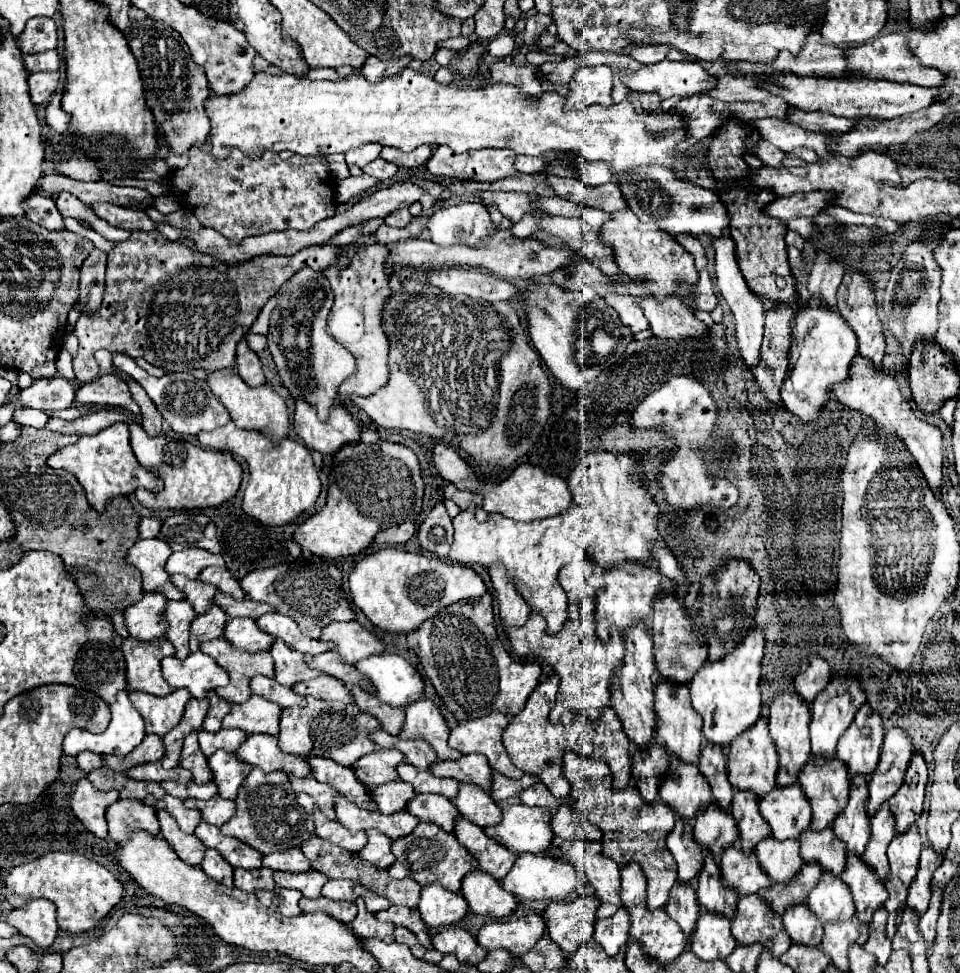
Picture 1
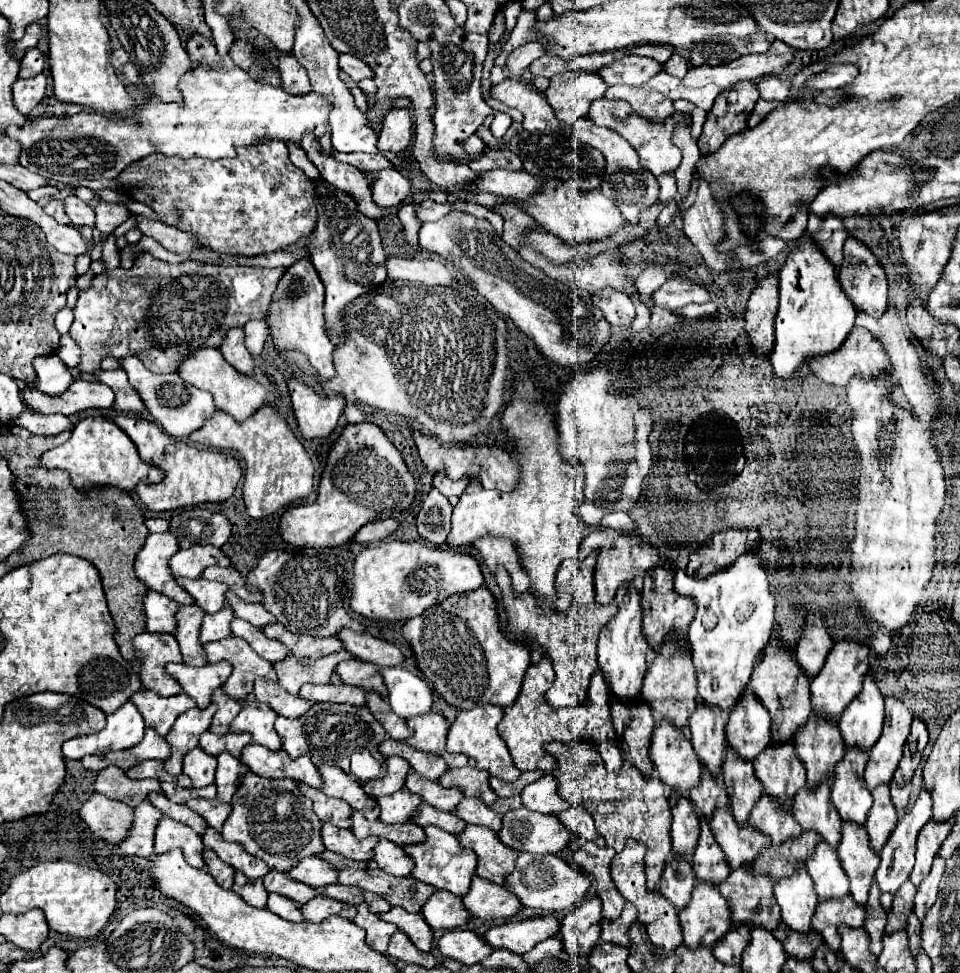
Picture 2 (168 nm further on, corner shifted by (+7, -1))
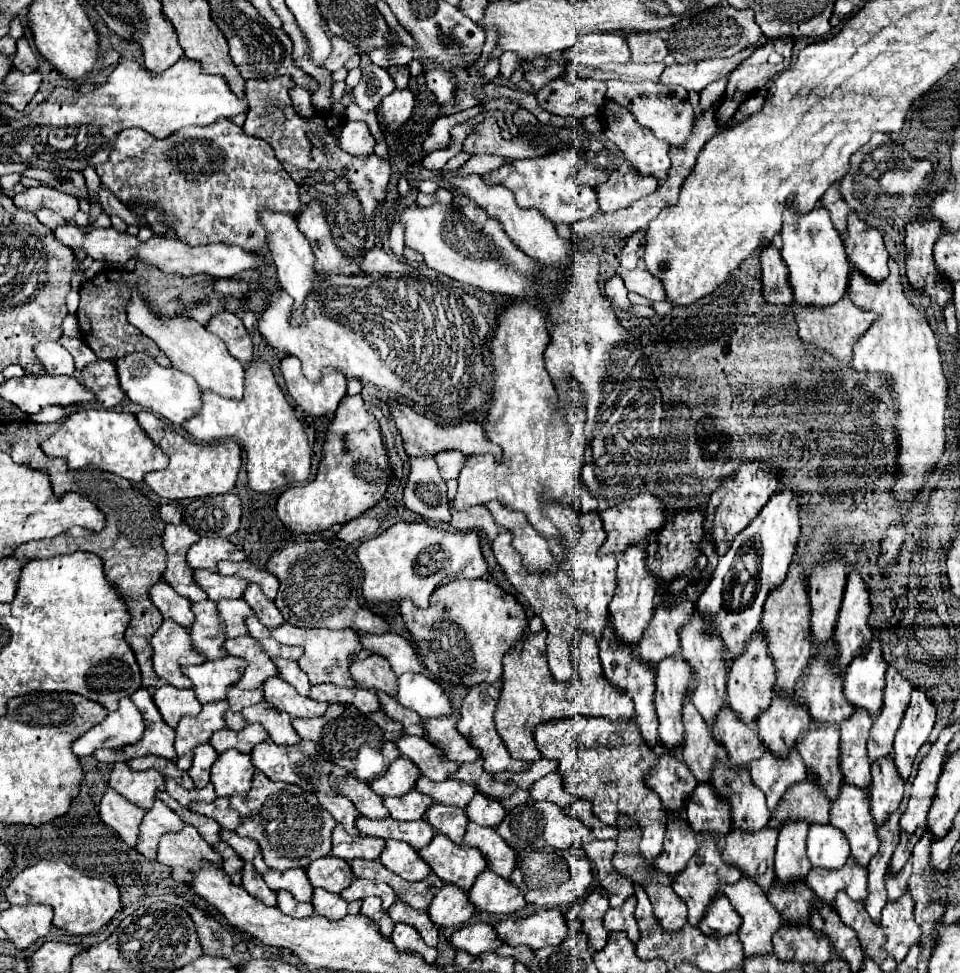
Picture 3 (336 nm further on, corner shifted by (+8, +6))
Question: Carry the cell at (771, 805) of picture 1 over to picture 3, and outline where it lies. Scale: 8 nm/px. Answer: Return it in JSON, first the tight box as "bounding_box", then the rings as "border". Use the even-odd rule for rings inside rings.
{"bounding_box":[758,694,810,756],"border":[[[772,694],[772,704],[760,714],[758,736],[760,742],[778,756],[786,756],[788,748],[796,746],[810,726],[808,708],[796,704],[796,698]]]}

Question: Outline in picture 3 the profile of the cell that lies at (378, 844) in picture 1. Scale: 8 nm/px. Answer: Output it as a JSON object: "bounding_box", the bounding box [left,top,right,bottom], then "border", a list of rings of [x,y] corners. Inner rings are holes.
{"bounding_box":[380,840,432,882],"border":[[[398,840],[386,842],[386,850],[382,852],[380,862],[388,870],[392,870],[394,874],[398,874],[400,878],[404,878],[408,882],[420,882],[432,872],[428,868],[428,864],[424,864],[424,860],[420,860],[418,852],[412,846],[408,846],[406,842],[398,842]]]}

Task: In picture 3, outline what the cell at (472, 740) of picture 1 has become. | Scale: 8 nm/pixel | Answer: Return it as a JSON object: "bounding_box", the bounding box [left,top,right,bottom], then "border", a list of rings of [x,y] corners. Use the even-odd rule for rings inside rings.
{"bounding_box":[458,682,530,774],"border":[[[482,682],[474,688],[470,688],[468,696],[464,698],[462,706],[460,706],[460,722],[458,722],[458,732],[468,738],[468,742],[472,746],[476,746],[484,758],[484,770],[490,772],[490,774],[496,774],[496,772],[524,772],[530,768],[530,762],[522,762],[522,760],[514,760],[502,738],[498,736],[496,728],[494,728],[494,710],[496,710],[496,702],[498,702],[498,696],[500,696],[500,690],[498,686],[494,684],[488,684],[488,682]]]}

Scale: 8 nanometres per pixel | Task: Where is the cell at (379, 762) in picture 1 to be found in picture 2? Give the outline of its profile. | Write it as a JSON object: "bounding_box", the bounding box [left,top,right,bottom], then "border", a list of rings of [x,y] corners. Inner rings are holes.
{"bounding_box":[363,757,409,797],"border":[[[387,757],[385,761],[387,771],[381,779],[373,779],[373,781],[365,781],[363,789],[367,795],[371,797],[383,797],[383,795],[391,795],[395,791],[399,791],[405,783],[405,775],[409,771],[409,763],[401,757]]]}

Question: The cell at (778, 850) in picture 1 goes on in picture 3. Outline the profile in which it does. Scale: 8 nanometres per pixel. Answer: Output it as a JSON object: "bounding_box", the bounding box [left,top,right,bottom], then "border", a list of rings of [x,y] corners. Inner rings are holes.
{"bounding_box":[750,750,806,812],"border":[[[764,750],[764,756],[760,756],[756,764],[752,764],[750,776],[752,782],[766,794],[768,808],[774,812],[778,802],[784,798],[786,790],[792,784],[806,780],[806,768],[798,752],[792,752],[788,760],[776,760],[772,752]]]}

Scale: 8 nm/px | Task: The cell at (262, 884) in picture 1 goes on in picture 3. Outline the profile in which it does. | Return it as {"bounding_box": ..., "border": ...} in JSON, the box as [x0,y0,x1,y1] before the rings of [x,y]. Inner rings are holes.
{"bounding_box":[242,864,276,906],"border":[[[246,864],[246,866],[244,866],[242,888],[244,888],[246,892],[250,892],[254,898],[262,900],[264,904],[276,906],[276,892],[270,890],[270,888],[264,884],[264,880],[262,880],[262,876],[256,872],[254,864]]]}

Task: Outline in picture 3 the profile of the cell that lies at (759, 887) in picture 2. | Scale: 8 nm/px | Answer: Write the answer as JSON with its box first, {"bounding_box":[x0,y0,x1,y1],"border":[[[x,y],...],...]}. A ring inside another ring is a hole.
{"bounding_box":[722,828,776,892],"border":[[[764,828],[764,832],[728,832],[724,838],[722,856],[728,864],[740,868],[752,876],[764,892],[774,884],[774,850],[776,850],[776,828]]]}

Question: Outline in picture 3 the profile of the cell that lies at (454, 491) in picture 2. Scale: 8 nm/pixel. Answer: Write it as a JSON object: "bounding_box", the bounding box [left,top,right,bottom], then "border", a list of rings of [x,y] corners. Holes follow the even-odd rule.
{"bounding_box":[434,450,464,480],"border":[[[444,450],[440,454],[434,456],[436,462],[438,462],[438,468],[440,468],[440,474],[444,480],[450,480],[450,478],[458,478],[460,474],[460,464],[464,462],[464,454],[462,452],[456,452],[456,450]]]}

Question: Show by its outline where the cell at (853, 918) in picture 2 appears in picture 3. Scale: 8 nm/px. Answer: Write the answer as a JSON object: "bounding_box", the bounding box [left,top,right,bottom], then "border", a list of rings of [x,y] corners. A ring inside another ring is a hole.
{"bounding_box":[806,856,868,904],"border":[[[852,856],[848,858],[848,864],[836,872],[824,872],[824,868],[812,868],[808,872],[806,884],[816,892],[816,896],[828,904],[834,902],[836,894],[845,891],[854,901],[864,901],[868,892],[868,870],[866,867],[856,864]]]}

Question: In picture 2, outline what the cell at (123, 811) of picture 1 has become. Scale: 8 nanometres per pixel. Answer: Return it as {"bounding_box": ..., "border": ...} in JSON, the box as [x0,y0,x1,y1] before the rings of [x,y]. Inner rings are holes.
{"bounding_box":[119,799,161,857],"border":[[[147,799],[135,807],[135,819],[129,829],[129,835],[119,843],[119,849],[125,855],[149,857],[153,855],[153,837],[157,821],[161,819],[161,811],[157,811]]]}

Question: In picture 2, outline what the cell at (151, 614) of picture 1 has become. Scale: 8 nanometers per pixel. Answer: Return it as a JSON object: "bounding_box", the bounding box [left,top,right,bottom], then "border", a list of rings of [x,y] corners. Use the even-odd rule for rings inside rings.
{"bounding_box":[143,591,177,633],"border":[[[149,591],[143,599],[143,613],[145,613],[145,627],[149,633],[173,633],[175,623],[175,611],[177,603],[169,597]]]}

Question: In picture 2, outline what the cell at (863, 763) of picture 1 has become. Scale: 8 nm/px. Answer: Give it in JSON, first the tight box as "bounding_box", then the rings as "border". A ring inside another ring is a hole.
{"bounding_box":[837,675,883,751],"border":[[[867,675],[861,695],[849,703],[837,723],[845,747],[869,751],[869,747],[873,747],[881,735],[883,717],[883,695],[873,683],[873,677]]]}

